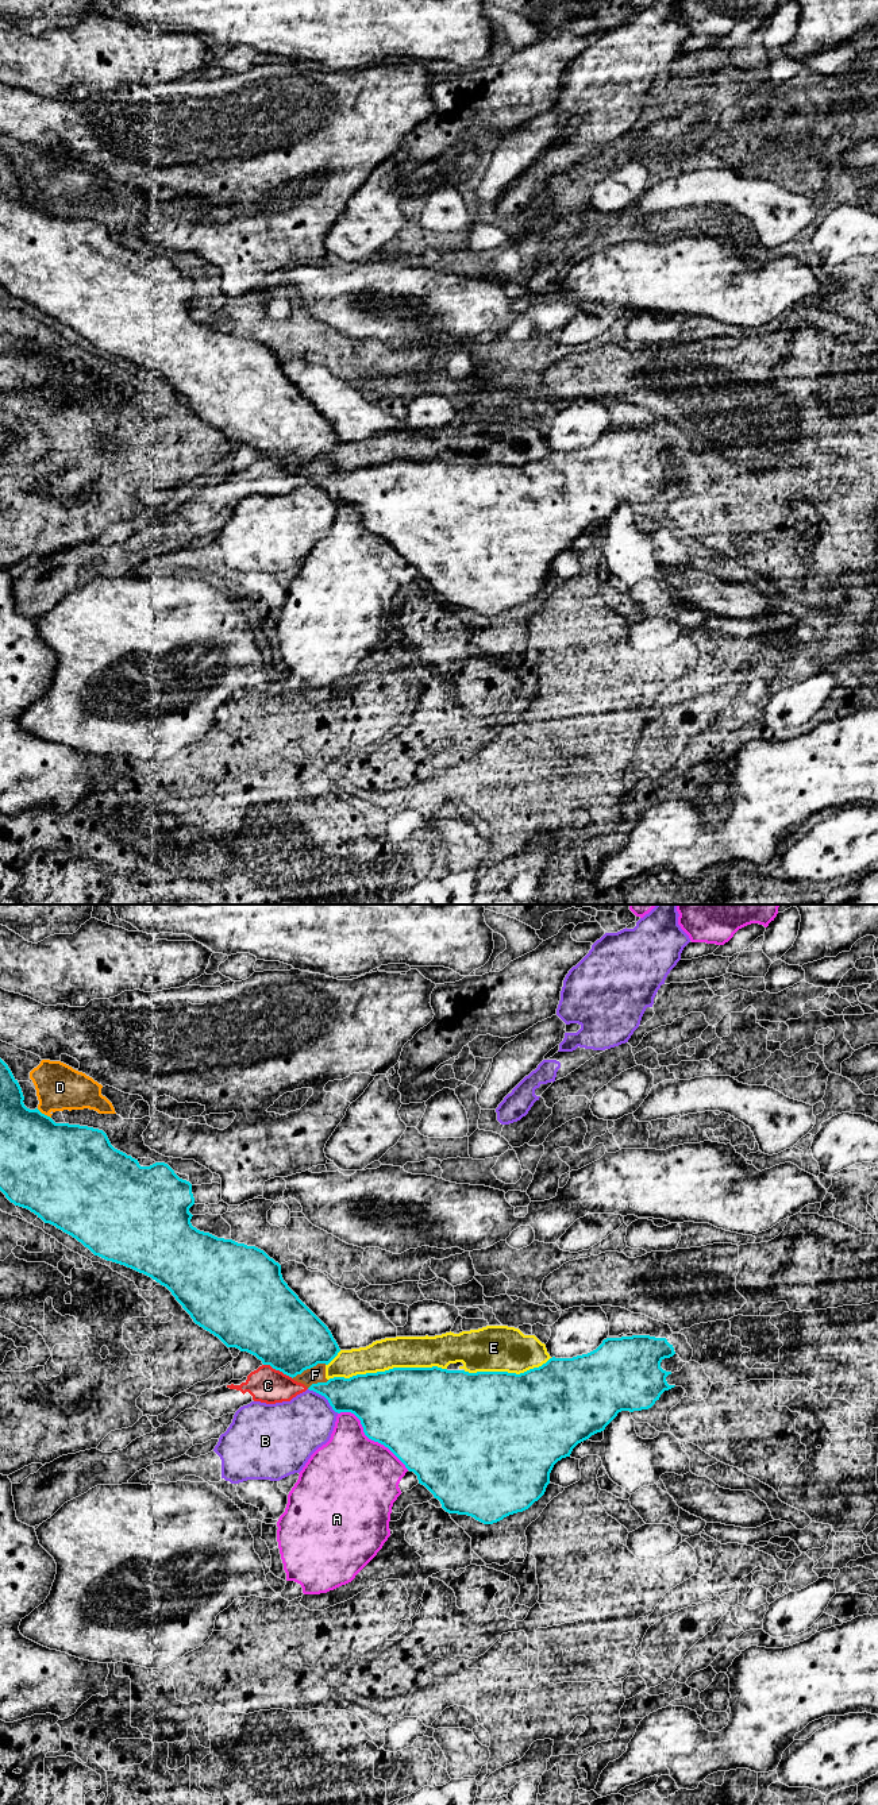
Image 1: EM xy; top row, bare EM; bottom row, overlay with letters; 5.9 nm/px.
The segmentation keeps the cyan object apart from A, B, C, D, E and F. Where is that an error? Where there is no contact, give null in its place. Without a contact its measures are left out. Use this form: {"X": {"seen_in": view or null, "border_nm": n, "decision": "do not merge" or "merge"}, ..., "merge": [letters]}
{"A": {"seen_in": "xy", "border_nm": 550, "decision": "do not merge"}, "B": {"seen_in": "xy", "border_nm": 240, "decision": "do not merge"}, "C": {"seen_in": "xy", "border_nm": 200, "decision": "do not merge"}, "D": {"seen_in": "xy", "border_nm": 110, "decision": "do not merge"}, "E": {"seen_in": "xy", "border_nm": 700, "decision": "do not merge"}, "F": {"seen_in": "xy", "border_nm": 220, "decision": "do not merge"}, "merge": []}

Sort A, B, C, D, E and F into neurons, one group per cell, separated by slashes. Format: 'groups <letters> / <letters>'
groups A / B / C E F / D

